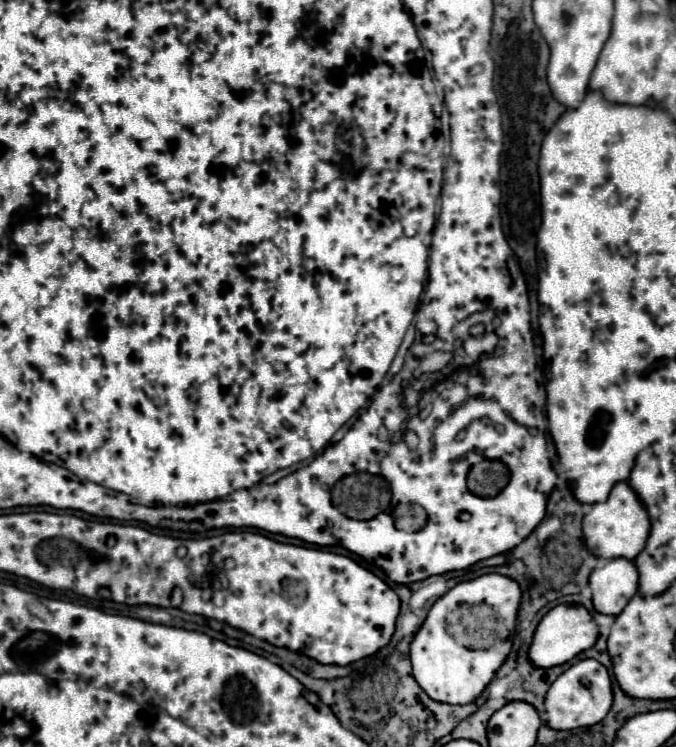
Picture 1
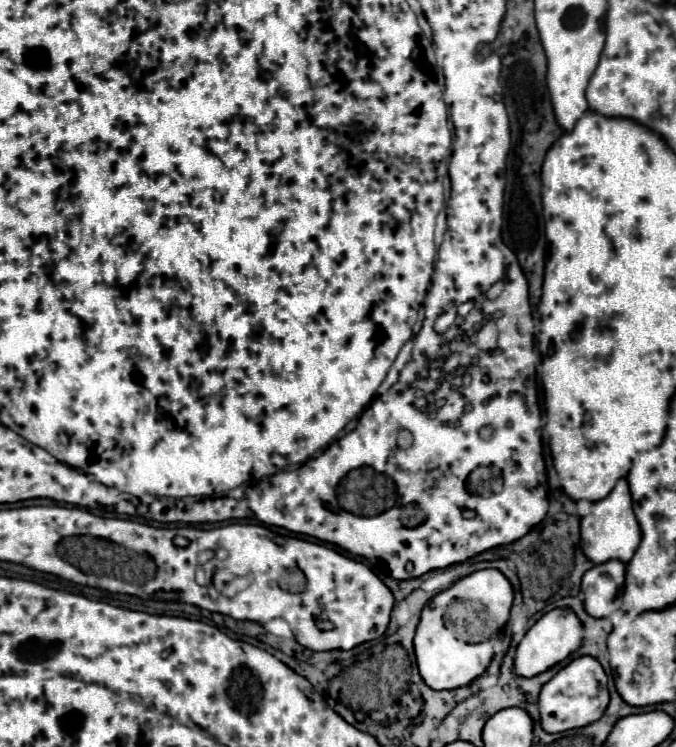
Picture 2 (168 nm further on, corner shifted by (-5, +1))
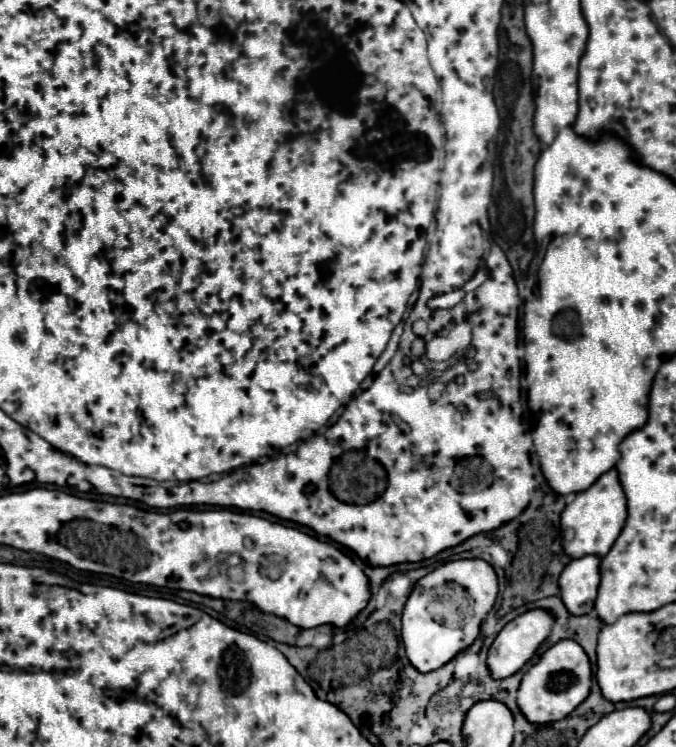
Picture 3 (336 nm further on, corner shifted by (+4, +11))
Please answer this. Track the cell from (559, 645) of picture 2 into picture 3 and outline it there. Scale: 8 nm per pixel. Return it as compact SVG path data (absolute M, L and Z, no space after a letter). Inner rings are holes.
M541 608L527 610L525 614L511 620L497 634L497 638L489 650L487 664L489 664L493 678L507 678L507 676L515 674L517 670L521 670L525 666L525 662L531 660L531 656L537 652L537 648L545 642L545 636L549 636L549 624L553 624L553 620L549 620L549 612L541 612Z

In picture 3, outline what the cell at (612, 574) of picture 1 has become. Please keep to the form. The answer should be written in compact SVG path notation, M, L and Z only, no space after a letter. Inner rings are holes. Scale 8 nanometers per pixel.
M583 556L571 560L567 568L559 576L561 600L573 614L589 614L595 608L595 598L601 582L599 574L601 558L599 556Z

